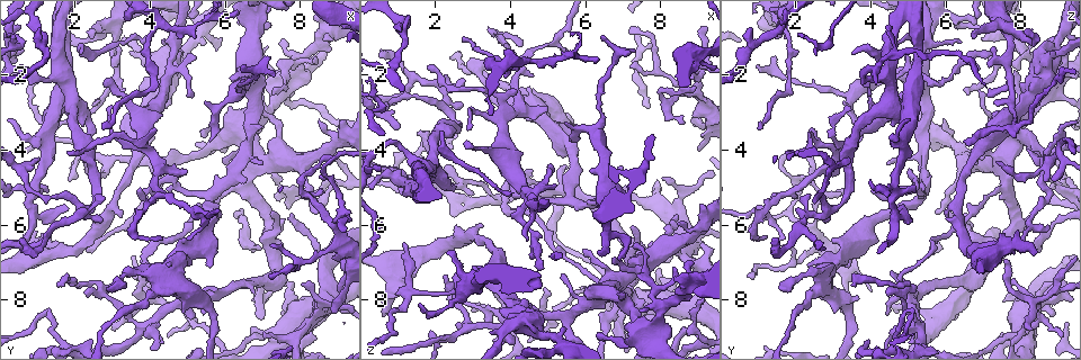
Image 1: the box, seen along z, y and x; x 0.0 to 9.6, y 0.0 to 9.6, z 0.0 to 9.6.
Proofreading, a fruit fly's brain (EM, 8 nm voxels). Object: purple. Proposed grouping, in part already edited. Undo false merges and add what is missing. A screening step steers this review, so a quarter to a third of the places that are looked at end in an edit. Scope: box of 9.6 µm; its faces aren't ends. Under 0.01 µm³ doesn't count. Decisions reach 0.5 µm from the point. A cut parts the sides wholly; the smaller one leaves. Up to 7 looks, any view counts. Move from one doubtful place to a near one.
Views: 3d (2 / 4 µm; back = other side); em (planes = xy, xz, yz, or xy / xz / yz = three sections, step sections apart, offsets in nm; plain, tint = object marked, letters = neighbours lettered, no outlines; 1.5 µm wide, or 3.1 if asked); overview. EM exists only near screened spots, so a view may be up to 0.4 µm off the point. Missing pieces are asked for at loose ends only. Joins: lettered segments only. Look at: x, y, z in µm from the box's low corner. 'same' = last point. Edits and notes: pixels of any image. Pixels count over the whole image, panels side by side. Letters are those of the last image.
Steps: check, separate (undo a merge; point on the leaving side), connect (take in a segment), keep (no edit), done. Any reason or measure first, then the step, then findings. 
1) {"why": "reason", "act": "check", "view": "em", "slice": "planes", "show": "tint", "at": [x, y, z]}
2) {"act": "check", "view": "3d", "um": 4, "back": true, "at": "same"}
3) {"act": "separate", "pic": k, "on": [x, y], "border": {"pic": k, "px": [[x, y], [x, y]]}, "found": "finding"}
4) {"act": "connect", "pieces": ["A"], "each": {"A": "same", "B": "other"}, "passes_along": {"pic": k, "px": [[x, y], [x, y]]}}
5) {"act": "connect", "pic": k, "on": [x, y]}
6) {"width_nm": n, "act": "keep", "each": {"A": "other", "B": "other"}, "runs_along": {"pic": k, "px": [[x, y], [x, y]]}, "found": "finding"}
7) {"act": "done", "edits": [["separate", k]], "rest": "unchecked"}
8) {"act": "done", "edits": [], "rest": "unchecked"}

{"why": "abrupt turn", "act": "check", "view": "em", "slice": "xz", "step": 8, "show": "tint", "at": [8.15, 5.15, 2.65]}

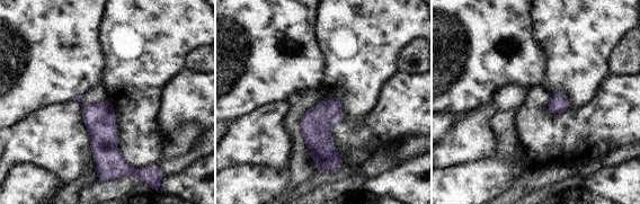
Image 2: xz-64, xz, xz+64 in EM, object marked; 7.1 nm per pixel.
{"why": "cut it another way", "act": "check", "view": "em", "slice": "planes", "show": "letters", "at": "same"}

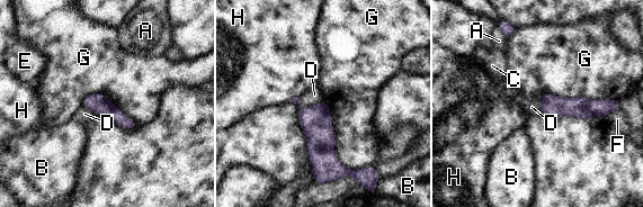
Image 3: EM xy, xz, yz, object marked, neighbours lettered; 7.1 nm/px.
{"longest_contact_nm": ["G", 600], "act": "keep", "each": {"A": "other", "B": "other", "C": "other", "D": "other", "E": "other", "F": "other", "G": "other", "H": "other"}, "runs_along": {"pic": 3, "px": [[541, 97], [552, 107], [607, 107]]}, "found": "all the same neuron"}

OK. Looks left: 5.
{"why": "abrupt turn", "act": "check", "view": "em", "slice": "planes", "show": "letters", "at": [1.25, 3.65, 4.90]}

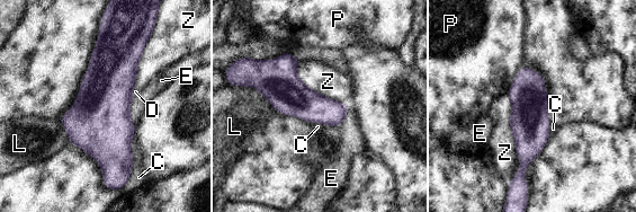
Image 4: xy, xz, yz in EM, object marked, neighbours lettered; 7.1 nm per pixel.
{"act": "keep", "each": {"C": "other", "D": "other", "E": "other", "L": "other", "P": "other", "Z": "other"}, "border": {"pic": 4, "px": [[298, 61], [305, 85], [348, 105]]}, "found": "all the same neuron"}

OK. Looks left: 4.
{"why": "tapers out", "act": "check", "view": "3d", "um": 4, "at": [2.30, 7.85, 4.40]}

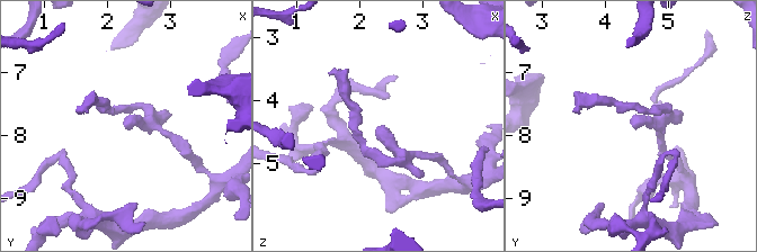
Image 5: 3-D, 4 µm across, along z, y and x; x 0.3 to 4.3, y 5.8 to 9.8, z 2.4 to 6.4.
{"why": "need the tissue", "act": "check", "view": "em", "slice": "planes", "show": "letters", "at": [2.35, 7.95, 4.45]}

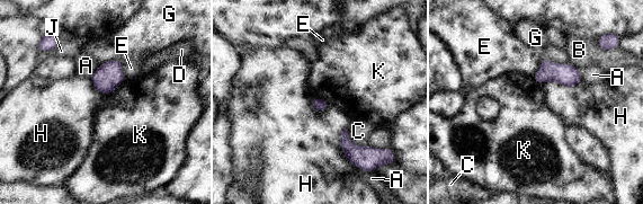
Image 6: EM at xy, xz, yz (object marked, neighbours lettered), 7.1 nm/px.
{"act": "keep", "each": {"A": "other", "B": "other", "C": "other", "D": "other", "E": "other", "G": "other", "H": "other", "J": "other", "K": "other"}, "found": "no lettered segment goes on from it"}

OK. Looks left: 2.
{"act": "done", "edits": [], "rest": "unchecked"}

